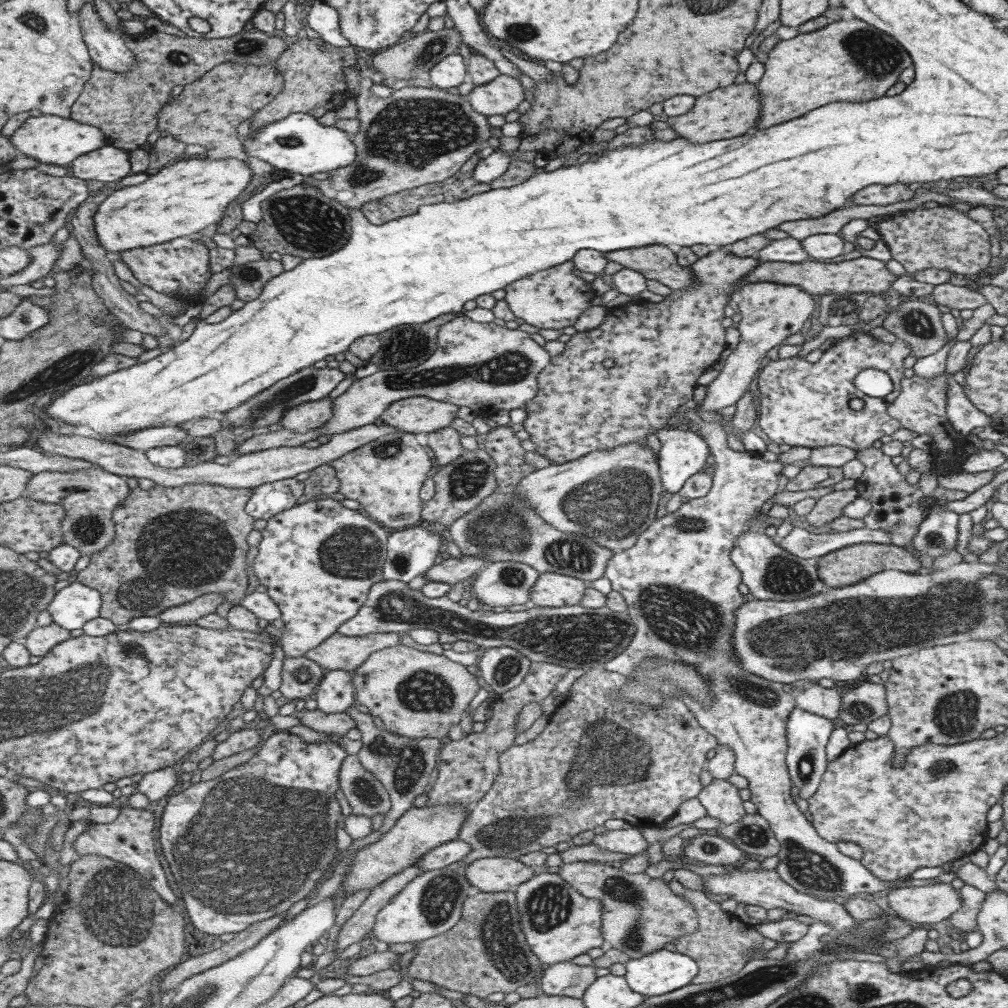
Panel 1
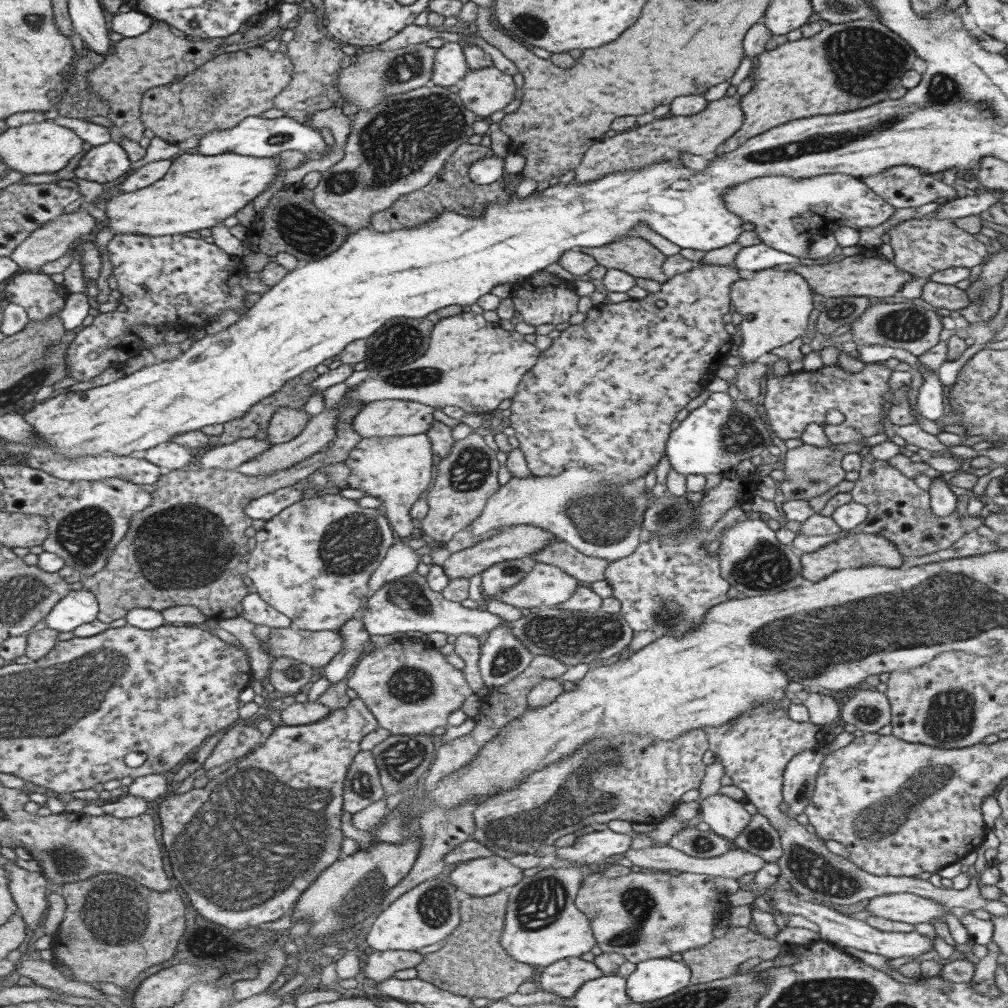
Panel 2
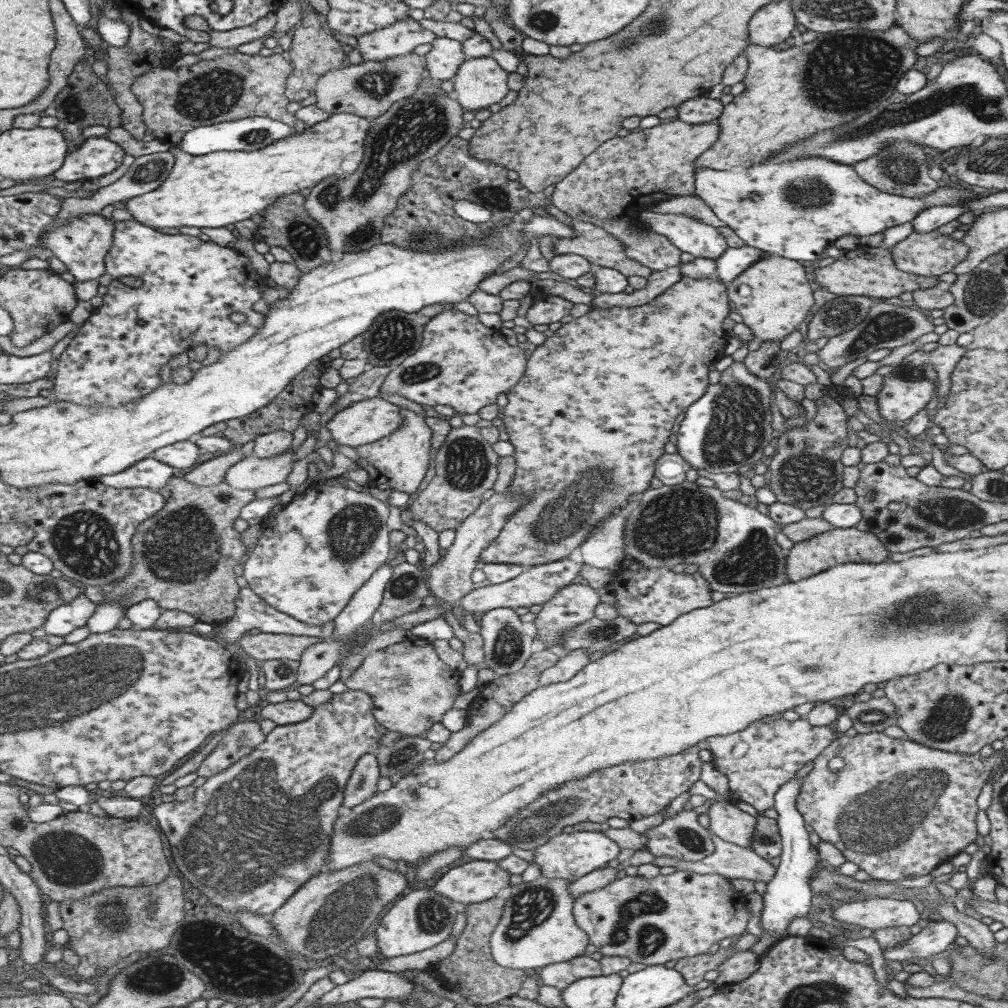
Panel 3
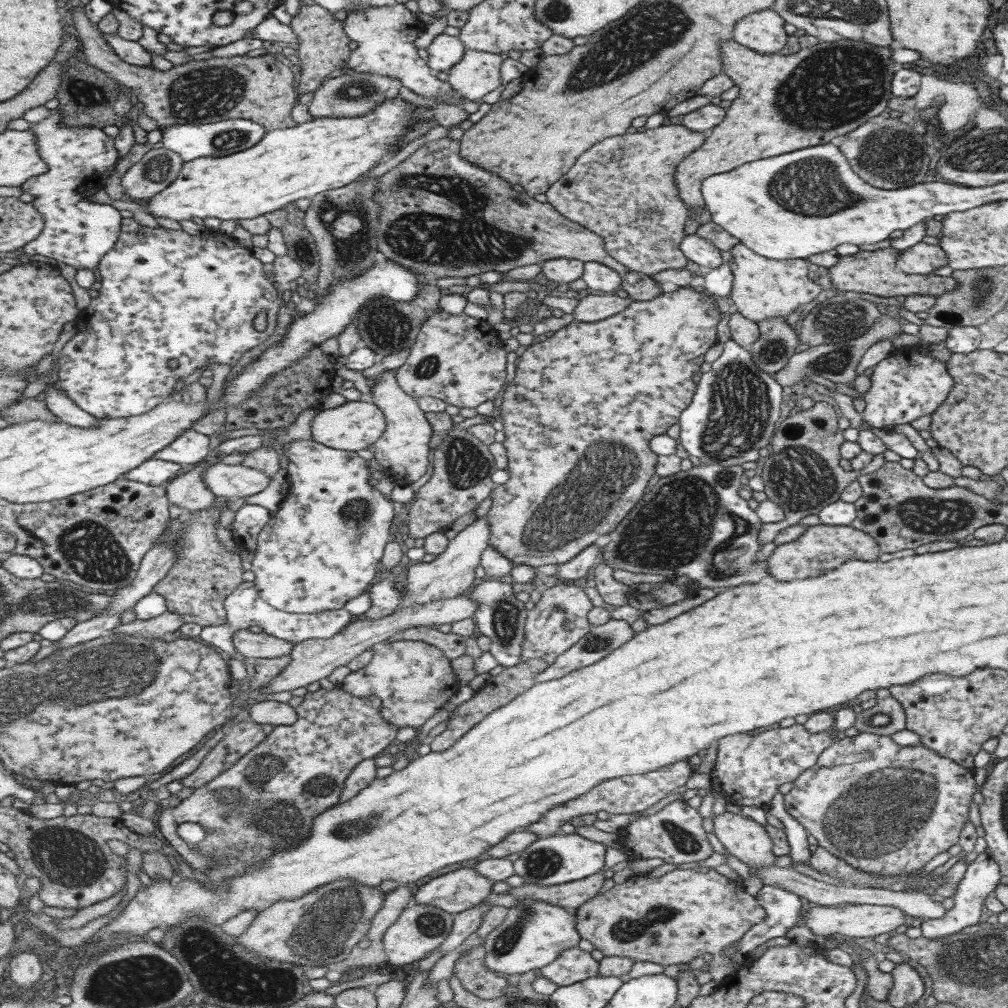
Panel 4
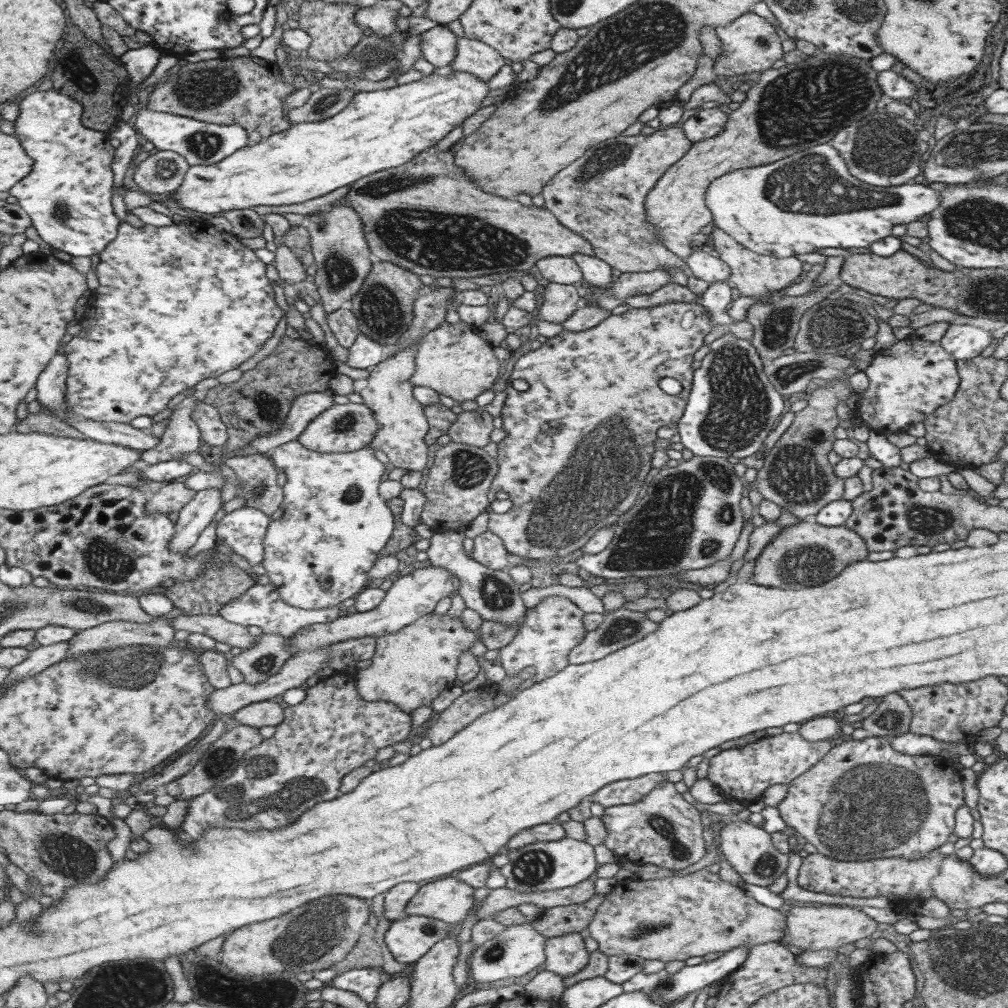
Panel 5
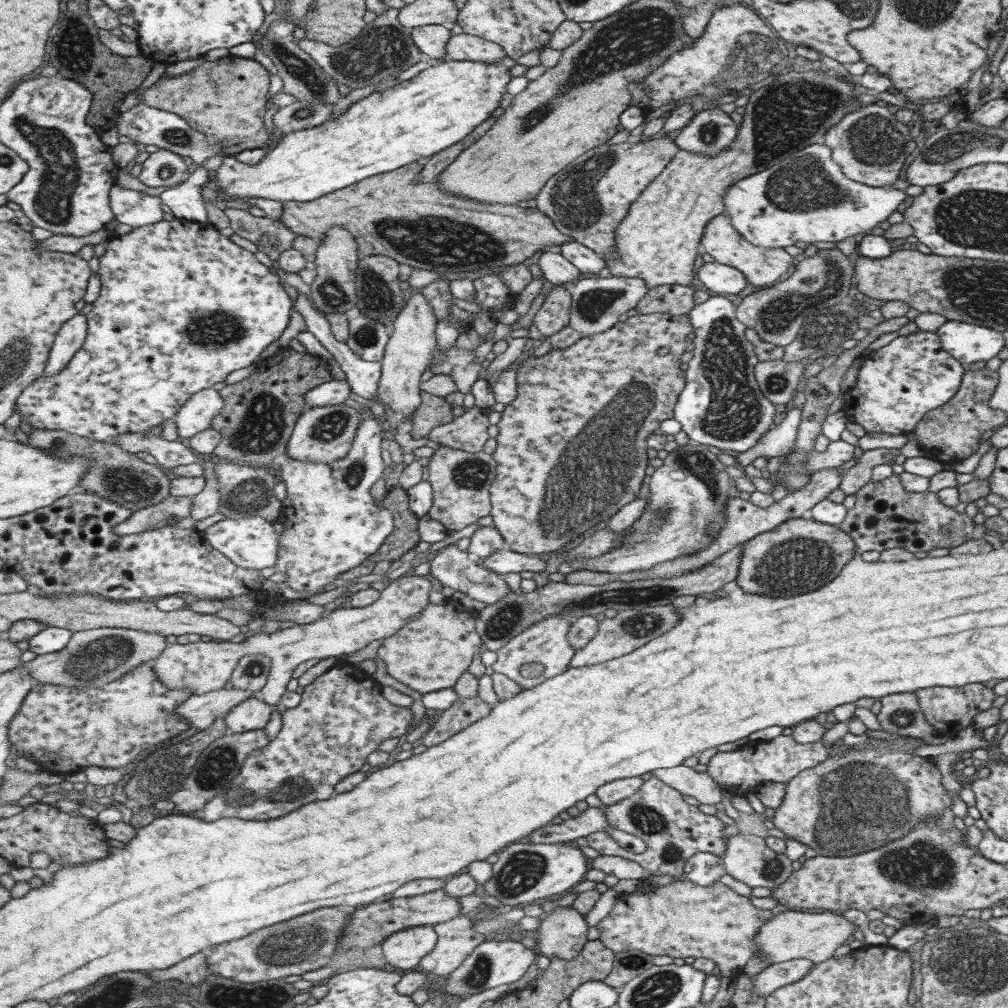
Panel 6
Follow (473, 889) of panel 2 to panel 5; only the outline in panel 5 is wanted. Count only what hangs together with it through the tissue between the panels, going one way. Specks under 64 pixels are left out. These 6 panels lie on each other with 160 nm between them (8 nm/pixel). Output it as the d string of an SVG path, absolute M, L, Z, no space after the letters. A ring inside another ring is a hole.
M455 877L431 880L420 886L403 908L404 916L416 914L441 920L451 926L462 922L474 905L473 889Z

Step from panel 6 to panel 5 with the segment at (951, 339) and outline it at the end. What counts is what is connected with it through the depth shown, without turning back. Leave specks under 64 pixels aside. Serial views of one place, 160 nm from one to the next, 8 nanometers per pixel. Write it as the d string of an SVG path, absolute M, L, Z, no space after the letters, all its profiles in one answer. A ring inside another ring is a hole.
M965 323L949 324L938 341L943 350L946 350L954 359L967 360L979 355L983 348L987 348L991 338L987 330Z

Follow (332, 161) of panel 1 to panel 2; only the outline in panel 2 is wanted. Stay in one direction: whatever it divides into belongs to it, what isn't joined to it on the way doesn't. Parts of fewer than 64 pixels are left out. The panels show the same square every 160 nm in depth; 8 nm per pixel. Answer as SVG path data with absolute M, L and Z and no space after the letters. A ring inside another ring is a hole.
M252 116L242 120L236 127L229 130L205 133L196 152L205 156L234 152L243 156L277 157L282 152L292 150L323 154L325 148L327 148L327 144L325 144L319 130L315 130L312 126L297 119L293 120L287 116L274 119Z

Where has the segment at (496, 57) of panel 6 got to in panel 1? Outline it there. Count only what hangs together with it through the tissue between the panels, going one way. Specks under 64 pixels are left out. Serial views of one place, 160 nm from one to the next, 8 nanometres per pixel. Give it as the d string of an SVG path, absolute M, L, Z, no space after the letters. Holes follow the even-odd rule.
M499 73L492 81L473 85L467 95L471 108L483 116L504 115L525 99L517 78Z

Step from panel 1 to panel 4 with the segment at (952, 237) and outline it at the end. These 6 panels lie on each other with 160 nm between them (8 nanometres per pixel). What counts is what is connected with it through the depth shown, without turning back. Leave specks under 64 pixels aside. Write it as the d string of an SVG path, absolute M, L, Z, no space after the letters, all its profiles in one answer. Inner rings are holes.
M917 244L898 251L895 266L905 274L929 274L947 264L946 254L939 244Z

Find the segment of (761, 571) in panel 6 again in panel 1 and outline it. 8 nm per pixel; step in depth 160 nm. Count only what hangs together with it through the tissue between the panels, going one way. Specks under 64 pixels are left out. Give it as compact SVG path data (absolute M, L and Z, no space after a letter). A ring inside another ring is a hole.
M891 543L852 544L829 554L815 558L816 573L819 580L827 587L844 587L882 570L896 570L906 573L917 573L919 559L904 548Z

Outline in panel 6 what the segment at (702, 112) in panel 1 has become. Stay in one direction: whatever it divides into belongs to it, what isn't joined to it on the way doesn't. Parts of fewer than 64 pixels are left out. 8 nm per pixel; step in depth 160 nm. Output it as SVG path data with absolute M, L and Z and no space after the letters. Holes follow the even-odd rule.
M661 137L639 141L627 139L615 145L596 145L572 160L545 182L535 195L535 208L548 216L553 226L575 242L605 259L618 259L614 250L616 226L631 203L663 170L679 149Z

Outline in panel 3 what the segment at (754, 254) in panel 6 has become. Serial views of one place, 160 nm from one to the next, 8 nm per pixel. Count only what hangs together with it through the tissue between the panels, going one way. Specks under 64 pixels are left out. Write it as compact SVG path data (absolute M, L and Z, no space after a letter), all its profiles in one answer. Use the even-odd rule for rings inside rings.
M763 253L741 274L725 284L731 311L741 316L742 323L752 332L753 340L780 342L797 329L797 325L805 318L813 306L813 295L803 267L802 262ZM741 284L749 288L749 294L743 296L737 293Z

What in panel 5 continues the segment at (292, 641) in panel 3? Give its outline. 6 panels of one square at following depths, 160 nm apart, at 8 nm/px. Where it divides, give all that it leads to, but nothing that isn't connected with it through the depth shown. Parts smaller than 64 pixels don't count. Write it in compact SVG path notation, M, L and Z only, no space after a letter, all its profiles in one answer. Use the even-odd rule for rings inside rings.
M198 613L197 616L179 615L172 620L176 630L186 630L189 634L203 633L229 645L233 652L253 648L255 636L249 634L246 626L235 624L220 614Z

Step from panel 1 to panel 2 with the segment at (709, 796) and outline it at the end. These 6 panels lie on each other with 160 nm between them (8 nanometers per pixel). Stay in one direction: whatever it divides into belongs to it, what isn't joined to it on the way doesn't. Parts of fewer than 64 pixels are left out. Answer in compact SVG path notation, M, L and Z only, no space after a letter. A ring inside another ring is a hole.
M712 794L700 800L702 821L708 830L731 841L747 826L750 815L741 802L726 795Z

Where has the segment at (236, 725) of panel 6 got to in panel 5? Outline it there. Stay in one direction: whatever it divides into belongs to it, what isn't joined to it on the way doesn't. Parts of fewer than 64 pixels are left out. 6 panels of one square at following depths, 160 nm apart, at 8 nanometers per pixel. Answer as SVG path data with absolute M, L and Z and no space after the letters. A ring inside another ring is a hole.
M277 700L263 701L250 704L241 710L238 710L234 718L239 724L245 724L257 728L263 726L279 726L284 719L285 711Z

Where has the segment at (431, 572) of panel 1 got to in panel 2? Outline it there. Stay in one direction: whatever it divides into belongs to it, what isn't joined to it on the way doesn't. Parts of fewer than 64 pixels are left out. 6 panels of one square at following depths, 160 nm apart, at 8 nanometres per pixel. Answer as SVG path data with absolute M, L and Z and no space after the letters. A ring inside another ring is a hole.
M517 525L503 529L503 532L490 536L488 539L479 541L469 548L450 554L441 567L449 579L469 578L474 574L480 574L486 568L503 560L513 560L530 556L541 550L556 538L555 535L533 526Z

